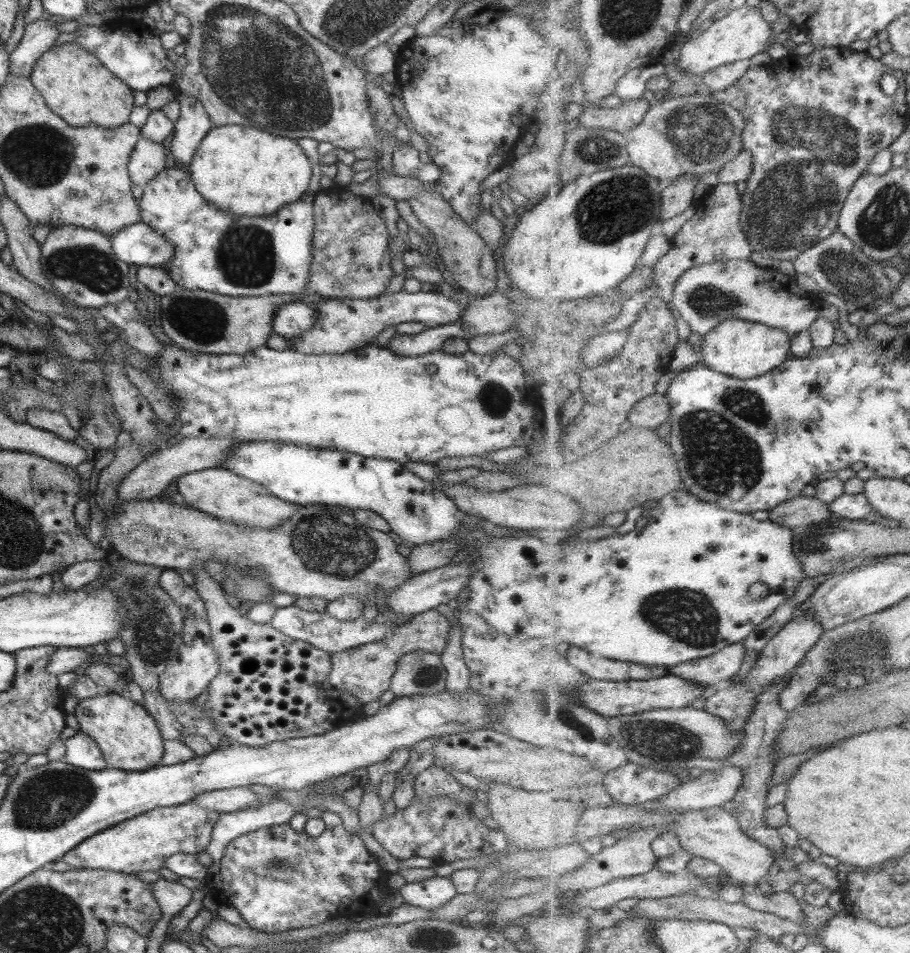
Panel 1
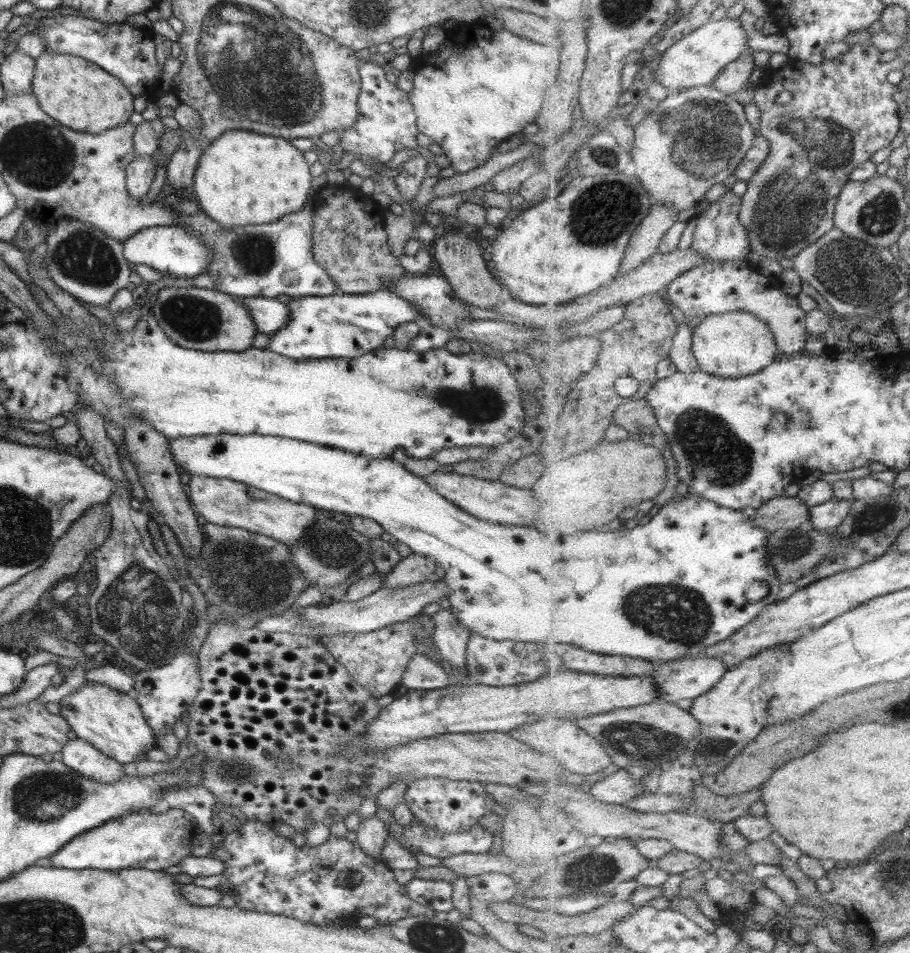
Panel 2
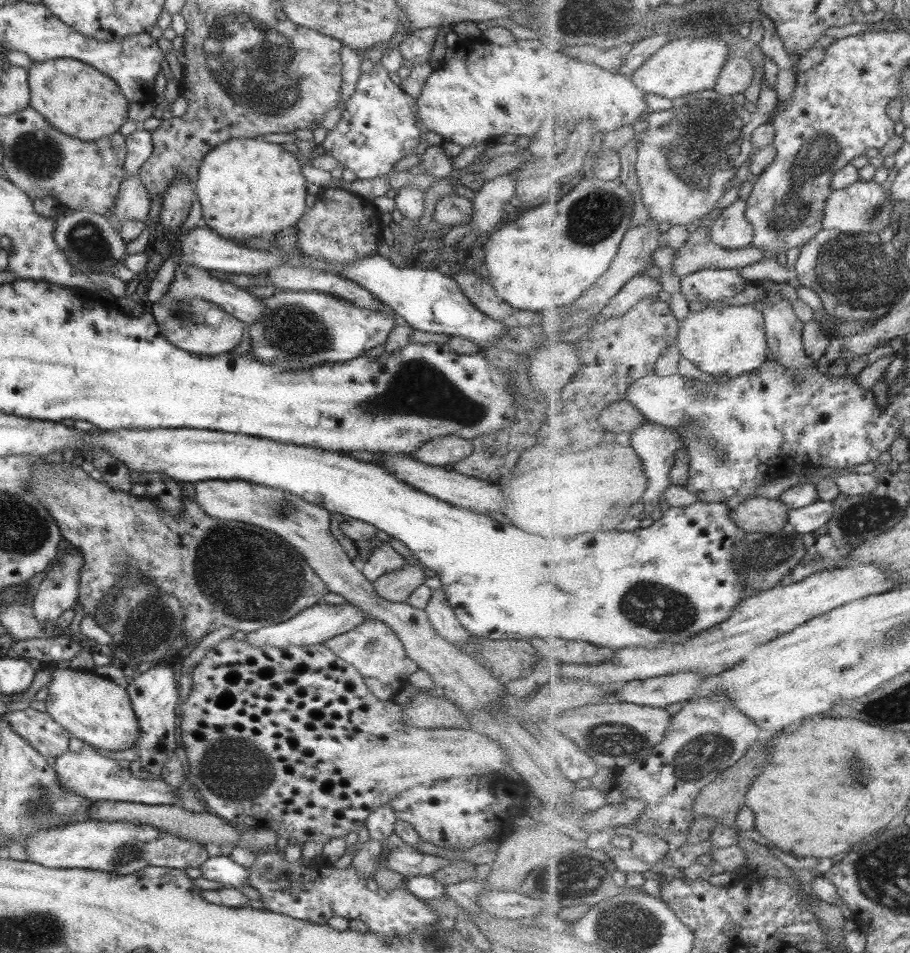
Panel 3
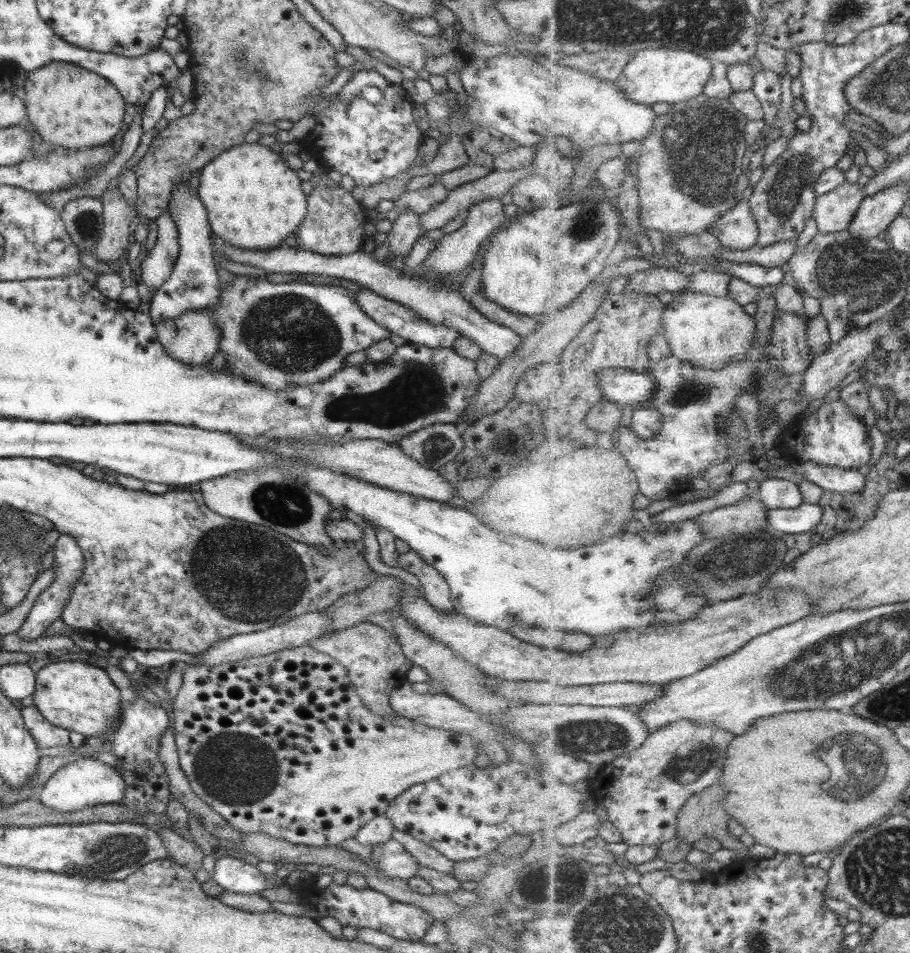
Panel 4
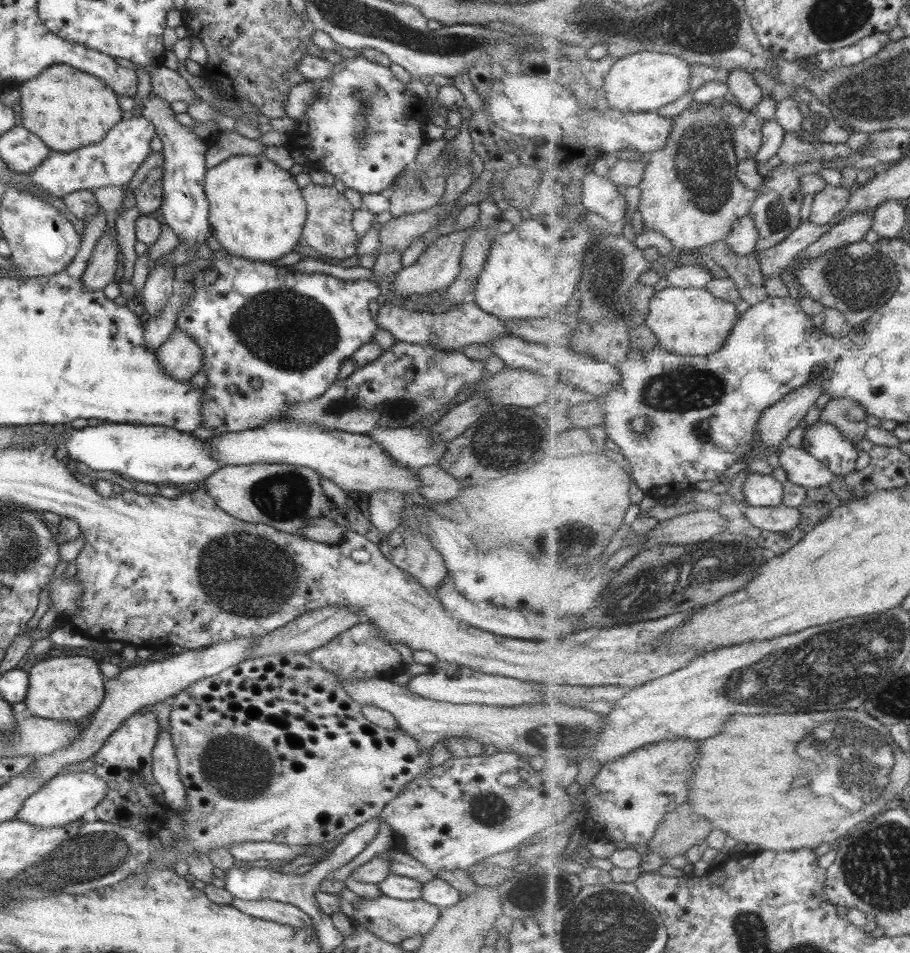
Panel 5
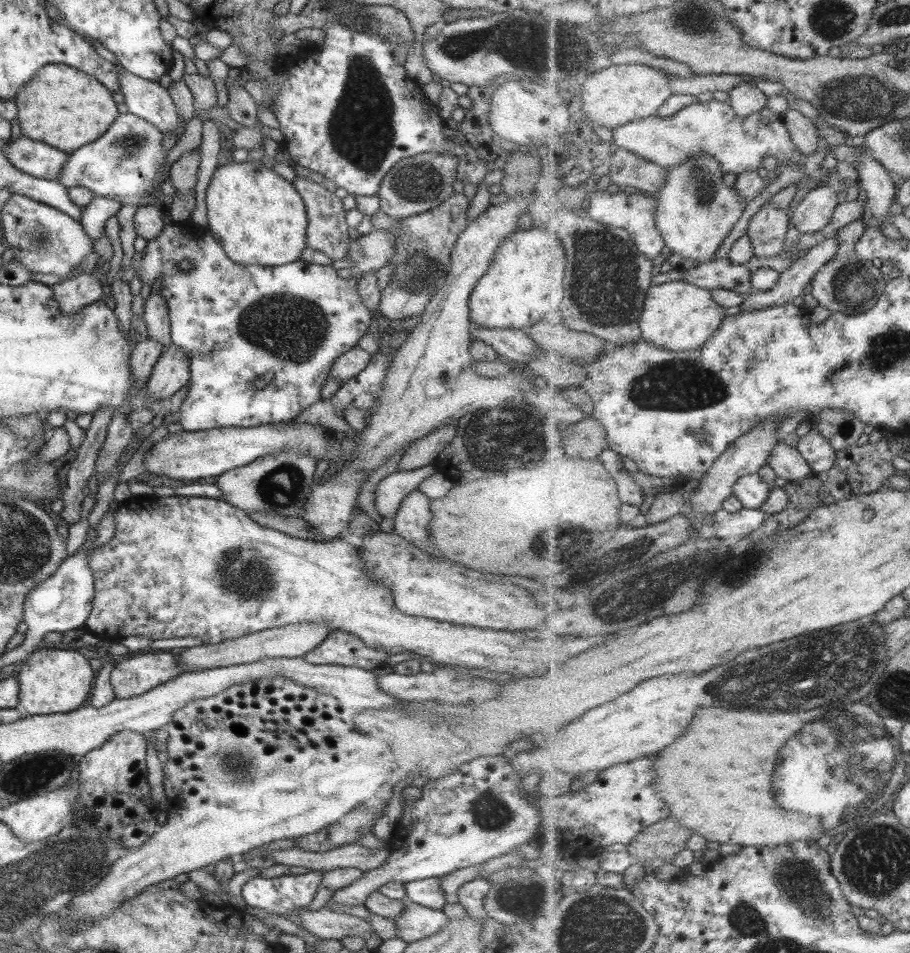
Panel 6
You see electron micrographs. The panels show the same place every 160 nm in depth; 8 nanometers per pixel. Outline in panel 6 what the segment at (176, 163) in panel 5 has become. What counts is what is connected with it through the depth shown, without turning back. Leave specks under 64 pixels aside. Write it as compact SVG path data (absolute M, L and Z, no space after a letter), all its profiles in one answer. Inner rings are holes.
M119 63L116 69L118 89L123 94L127 112L150 122L161 134L169 130L170 134L179 136L184 128L180 127L168 89L156 81L145 80L127 72Z

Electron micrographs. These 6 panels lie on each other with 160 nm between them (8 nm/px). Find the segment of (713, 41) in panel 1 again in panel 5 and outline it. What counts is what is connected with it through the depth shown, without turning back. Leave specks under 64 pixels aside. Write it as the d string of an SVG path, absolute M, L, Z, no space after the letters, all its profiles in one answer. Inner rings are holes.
M636 52L616 60L611 70L604 77L603 83L603 90L609 108L616 108L625 112L657 112L666 104L671 104L683 95L691 93L689 90L689 86L691 86L691 62L668 52Z

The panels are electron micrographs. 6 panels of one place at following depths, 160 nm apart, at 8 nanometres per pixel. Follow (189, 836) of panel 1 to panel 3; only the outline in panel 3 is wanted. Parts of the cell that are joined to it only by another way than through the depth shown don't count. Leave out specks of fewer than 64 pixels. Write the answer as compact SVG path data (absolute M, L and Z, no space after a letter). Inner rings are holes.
M81 821L51 827L25 840L27 860L44 868L86 869L113 875L129 875L145 867L199 869L207 859L200 844L179 839L148 825L127 822Z

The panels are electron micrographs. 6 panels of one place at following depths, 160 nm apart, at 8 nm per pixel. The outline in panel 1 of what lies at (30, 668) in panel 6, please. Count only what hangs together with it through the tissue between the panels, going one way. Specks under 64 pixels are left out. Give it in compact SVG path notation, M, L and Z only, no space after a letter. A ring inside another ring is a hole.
M101 693L86 698L79 699L69 708L69 711L77 720L78 730L84 732L100 748L103 760L108 768L121 769L126 771L142 771L159 764L158 760L163 754L162 740L151 715L135 701L115 693Z

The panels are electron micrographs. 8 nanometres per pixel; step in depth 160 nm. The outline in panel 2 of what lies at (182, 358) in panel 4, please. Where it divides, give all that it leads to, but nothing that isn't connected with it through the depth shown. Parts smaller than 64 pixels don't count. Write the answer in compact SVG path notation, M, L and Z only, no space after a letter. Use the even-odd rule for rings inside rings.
M163 287L149 312L155 317L159 328L168 340L181 348L202 352L243 352L249 348L257 334L250 311L231 295L215 288Z

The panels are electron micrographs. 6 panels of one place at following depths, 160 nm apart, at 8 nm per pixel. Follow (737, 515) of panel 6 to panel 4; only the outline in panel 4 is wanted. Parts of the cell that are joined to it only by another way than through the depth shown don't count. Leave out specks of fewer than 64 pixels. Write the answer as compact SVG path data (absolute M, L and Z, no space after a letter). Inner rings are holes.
M805 502L795 508L776 508L768 512L771 528L789 535L813 530L821 522L823 515L819 503Z

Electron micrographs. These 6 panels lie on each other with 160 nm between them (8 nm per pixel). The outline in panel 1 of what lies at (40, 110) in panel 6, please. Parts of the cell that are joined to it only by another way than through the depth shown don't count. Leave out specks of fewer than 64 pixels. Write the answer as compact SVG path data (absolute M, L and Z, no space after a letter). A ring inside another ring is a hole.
M72 41L61 45L55 43L50 49L47 49L34 64L29 80L33 88L37 89L37 92L43 97L47 108L55 116L61 116L61 120L73 128L81 128L87 124L97 124L105 129L118 128L128 122L129 113L134 107L132 90L113 76L91 52L83 50Z

